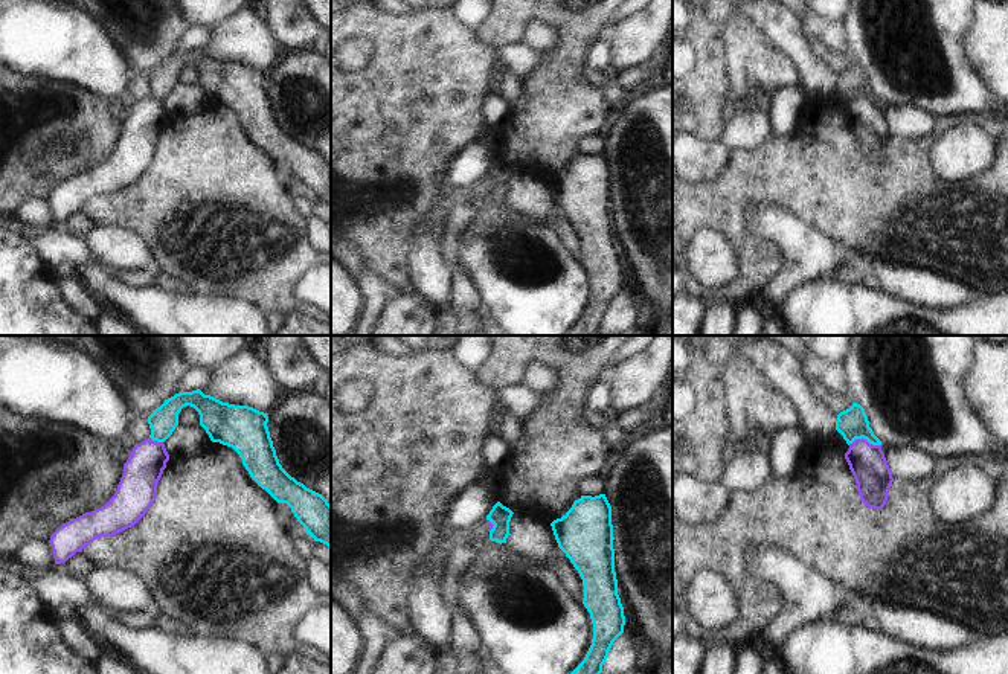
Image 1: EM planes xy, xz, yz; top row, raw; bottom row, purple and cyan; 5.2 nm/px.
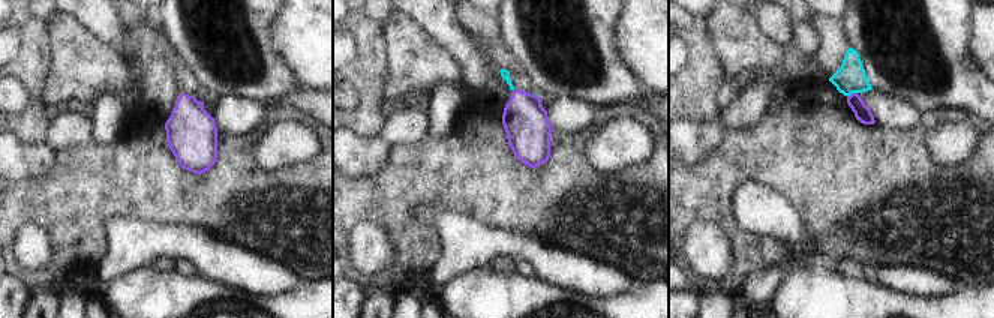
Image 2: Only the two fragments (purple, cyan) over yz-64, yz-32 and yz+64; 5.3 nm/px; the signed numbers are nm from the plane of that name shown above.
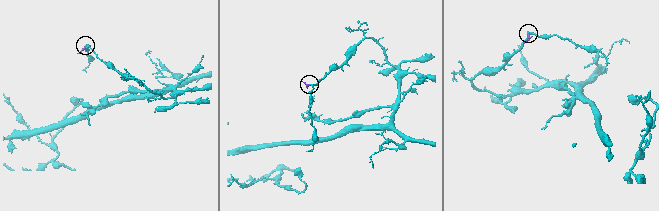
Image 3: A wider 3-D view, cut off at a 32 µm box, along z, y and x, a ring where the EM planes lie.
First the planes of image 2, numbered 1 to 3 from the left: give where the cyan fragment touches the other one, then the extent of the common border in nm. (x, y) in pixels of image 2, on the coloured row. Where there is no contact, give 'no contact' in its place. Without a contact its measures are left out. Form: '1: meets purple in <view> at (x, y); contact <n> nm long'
1: no contact
2: no contact
3: meets purple in yz+64 at (852, 93); contact 60 nm long

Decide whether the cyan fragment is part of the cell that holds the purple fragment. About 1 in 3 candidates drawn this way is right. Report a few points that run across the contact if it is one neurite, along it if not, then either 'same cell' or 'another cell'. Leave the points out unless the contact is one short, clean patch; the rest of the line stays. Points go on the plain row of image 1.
line yz (848, 102), (865, 96), (880, 104); another cell

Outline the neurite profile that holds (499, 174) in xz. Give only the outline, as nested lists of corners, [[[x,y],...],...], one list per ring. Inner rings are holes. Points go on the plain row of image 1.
[[[497,160],[490,172],[486,174],[486,178],[490,178],[494,185],[490,189],[490,198],[496,201],[506,201],[506,197],[509,194],[509,180],[512,175],[512,169],[506,165],[503,165],[500,160]]]

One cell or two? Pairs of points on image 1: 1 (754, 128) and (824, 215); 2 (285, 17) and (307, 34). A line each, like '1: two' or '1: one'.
1: two
2: one

